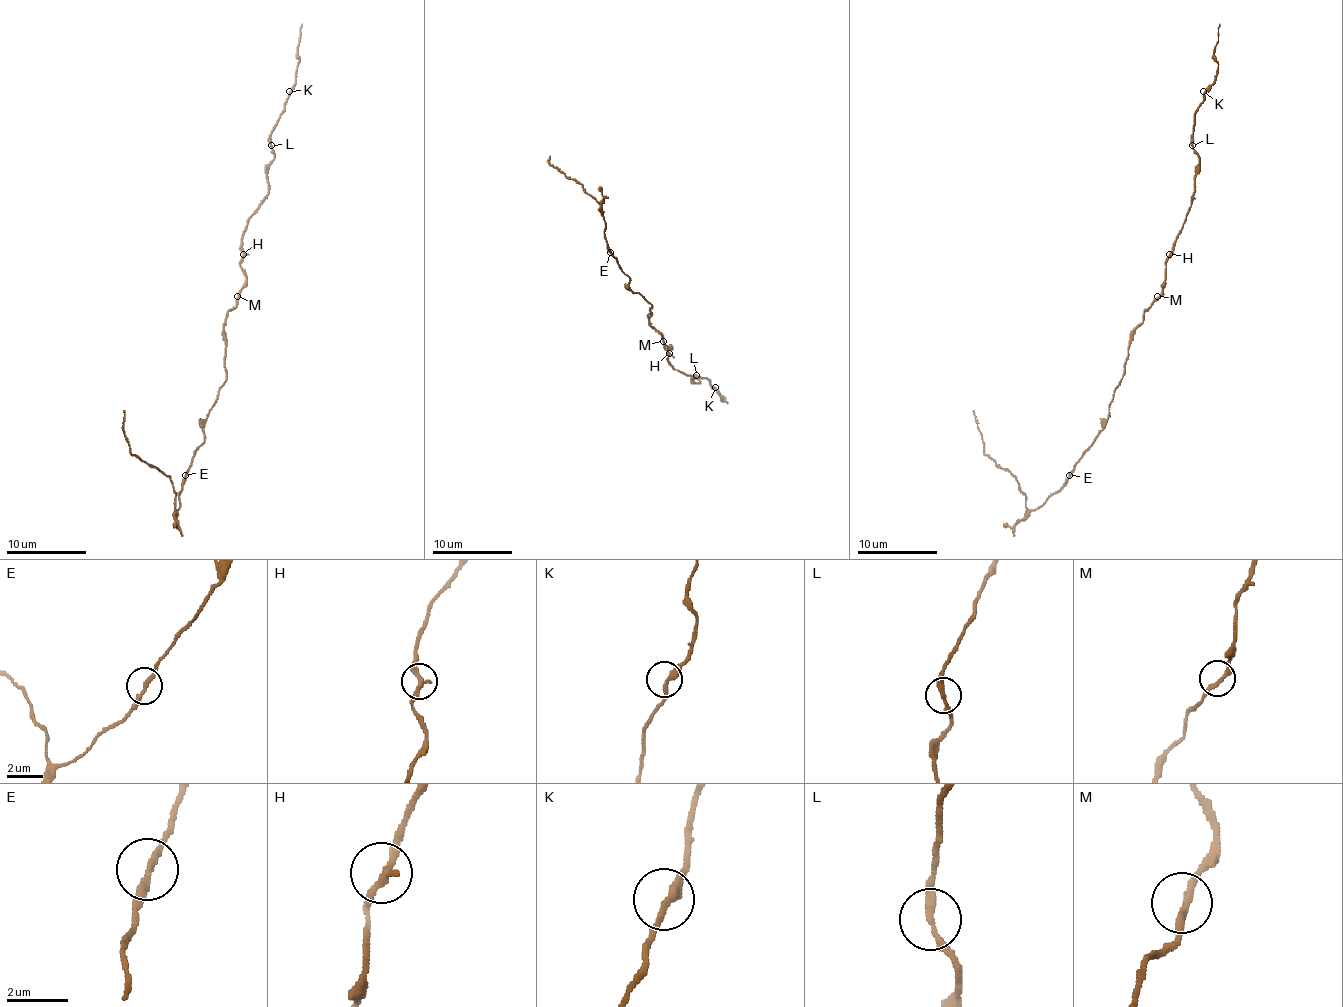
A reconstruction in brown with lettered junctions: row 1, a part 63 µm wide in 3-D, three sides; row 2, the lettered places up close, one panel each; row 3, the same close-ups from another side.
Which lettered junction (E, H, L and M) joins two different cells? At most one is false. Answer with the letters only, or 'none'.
none

